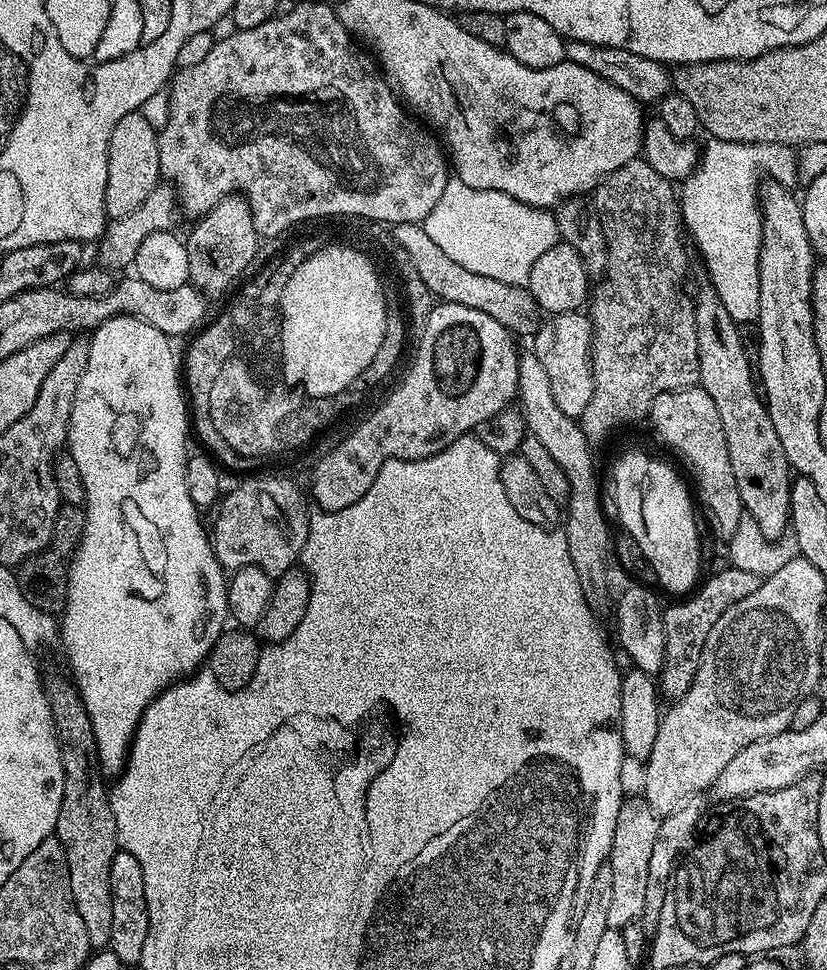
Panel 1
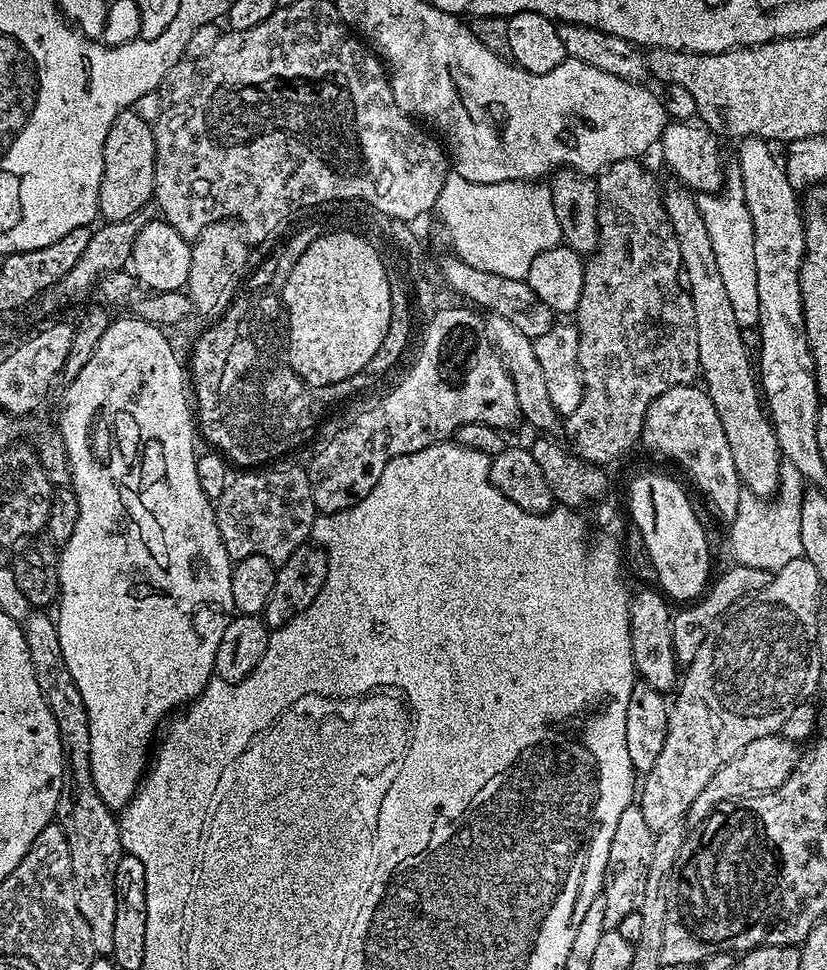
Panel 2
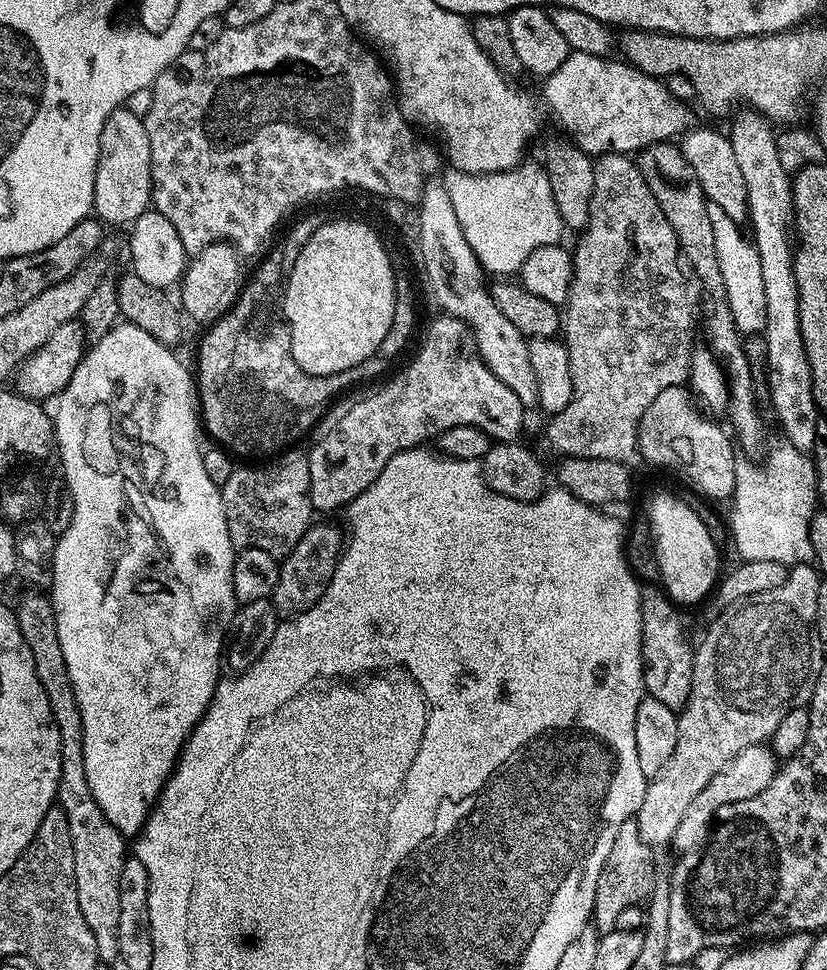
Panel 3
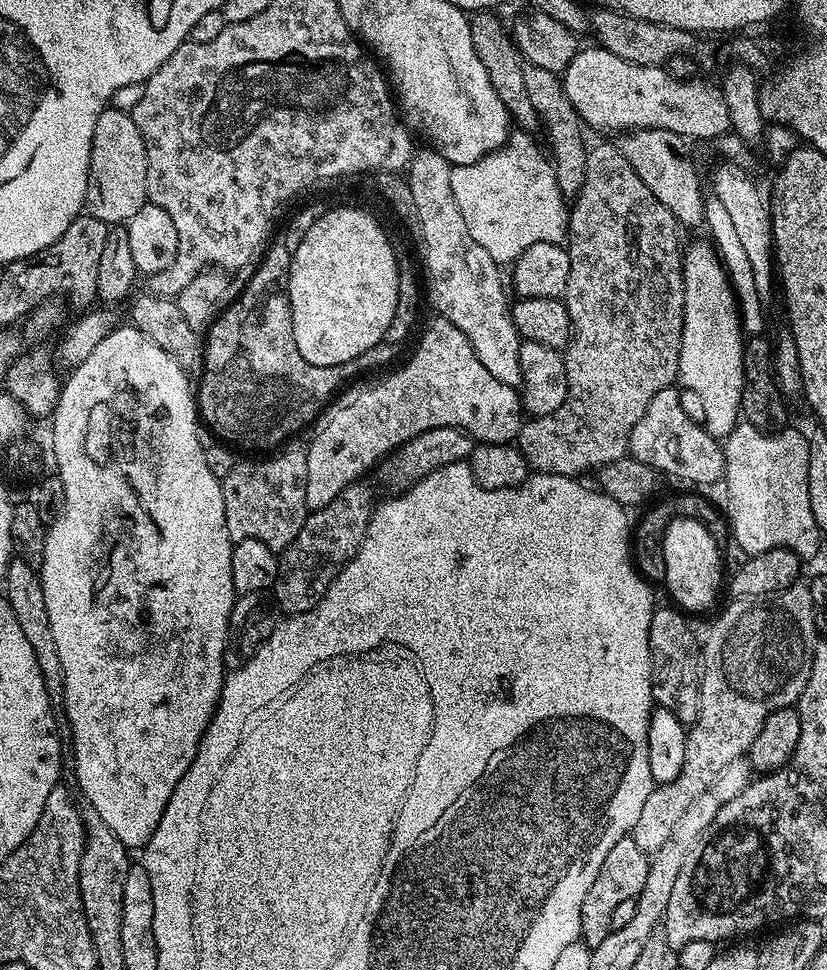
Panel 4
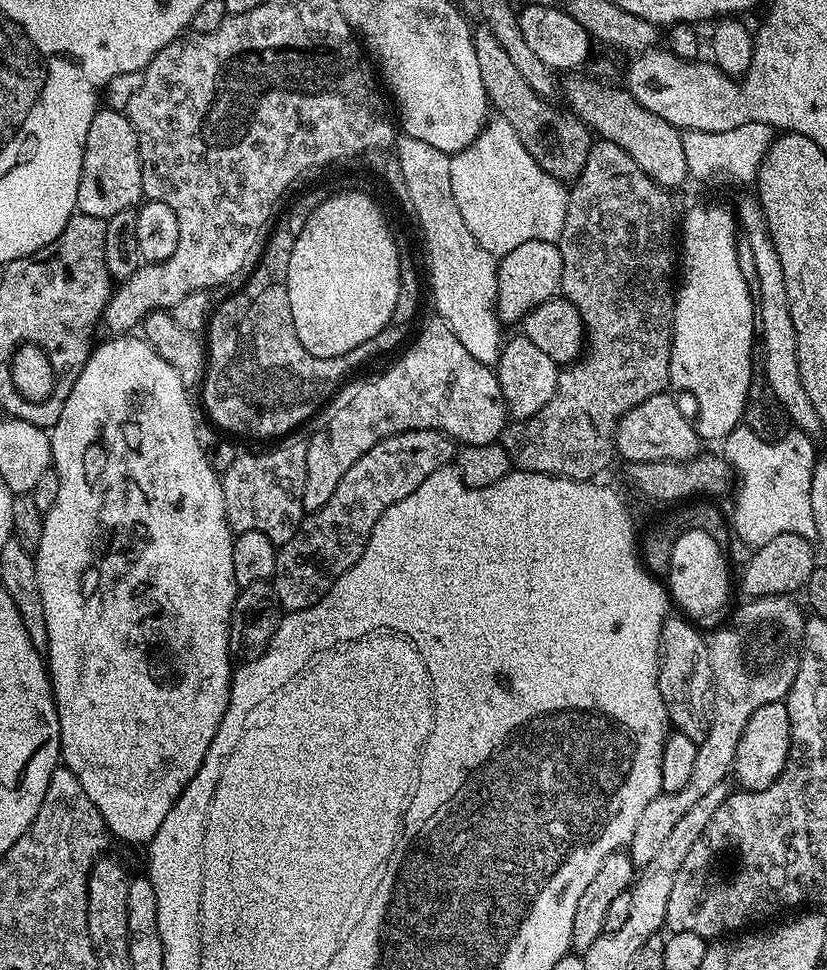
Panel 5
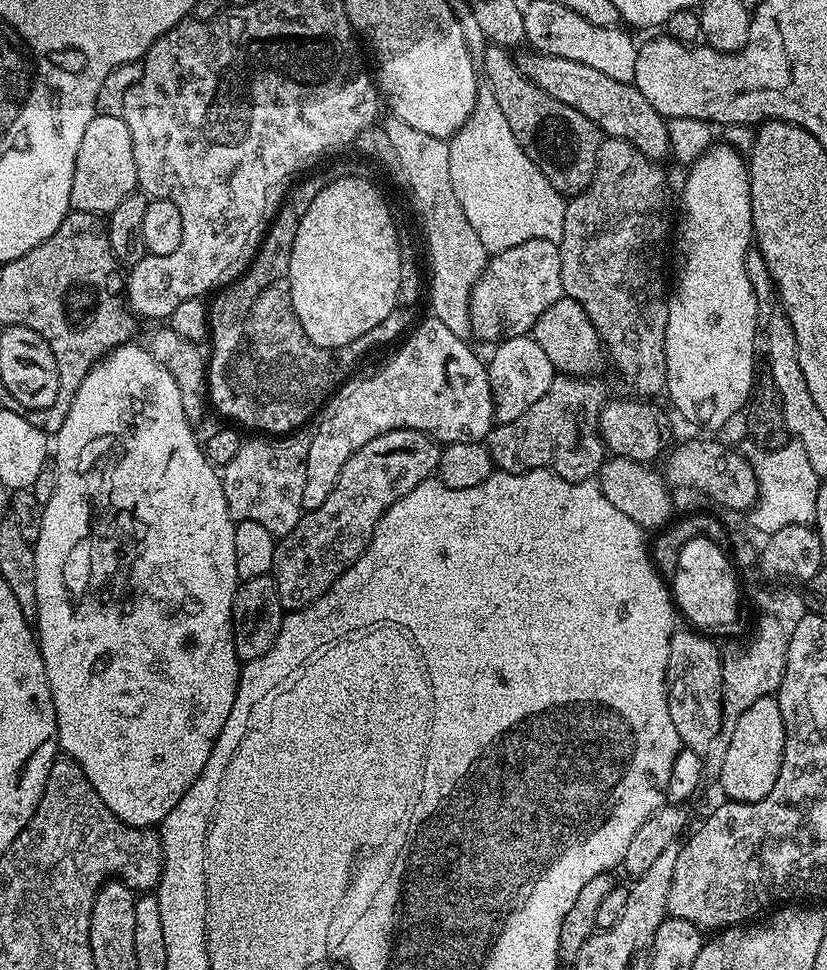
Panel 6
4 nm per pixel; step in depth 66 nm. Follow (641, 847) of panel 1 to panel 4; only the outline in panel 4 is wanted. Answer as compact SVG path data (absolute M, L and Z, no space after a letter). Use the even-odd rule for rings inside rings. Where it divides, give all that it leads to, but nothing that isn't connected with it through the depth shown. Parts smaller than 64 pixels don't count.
M631 835L623 836L618 842L614 842L610 854L606 854L602 866L598 870L598 878L594 878L590 890L586 890L586 898L582 898L580 913L582 914L582 926L580 927L580 939L587 948L602 946L602 938L612 933L610 922L614 919L614 910L627 900L635 900L636 895L646 886L646 874L648 873L649 853L644 852L638 842L634 842Z

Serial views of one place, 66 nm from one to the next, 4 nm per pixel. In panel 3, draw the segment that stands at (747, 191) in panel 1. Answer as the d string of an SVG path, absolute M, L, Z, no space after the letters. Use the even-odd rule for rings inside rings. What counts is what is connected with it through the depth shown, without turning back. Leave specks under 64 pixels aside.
M713 204L708 205L708 213L710 214L710 226L714 226L714 250L718 254L718 266L722 266L722 282L726 286L726 298L730 302L730 314L734 314L734 326L743 335L754 334L755 332L763 333L764 327L766 326L766 290L763 289L762 283L762 262L758 262L758 254L756 253L755 247L747 235L744 236L740 233L741 229L732 221L725 212L722 211L718 206Z

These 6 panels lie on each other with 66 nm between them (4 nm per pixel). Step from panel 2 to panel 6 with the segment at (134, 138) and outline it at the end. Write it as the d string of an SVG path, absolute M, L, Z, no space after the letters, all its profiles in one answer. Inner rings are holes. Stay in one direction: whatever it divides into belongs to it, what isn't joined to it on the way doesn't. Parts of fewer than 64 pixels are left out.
M96 115L86 126L82 142L78 146L78 158L74 158L74 182L70 182L70 209L104 218L130 193L137 191L136 171L134 170L134 146L130 143L130 130L121 116Z

